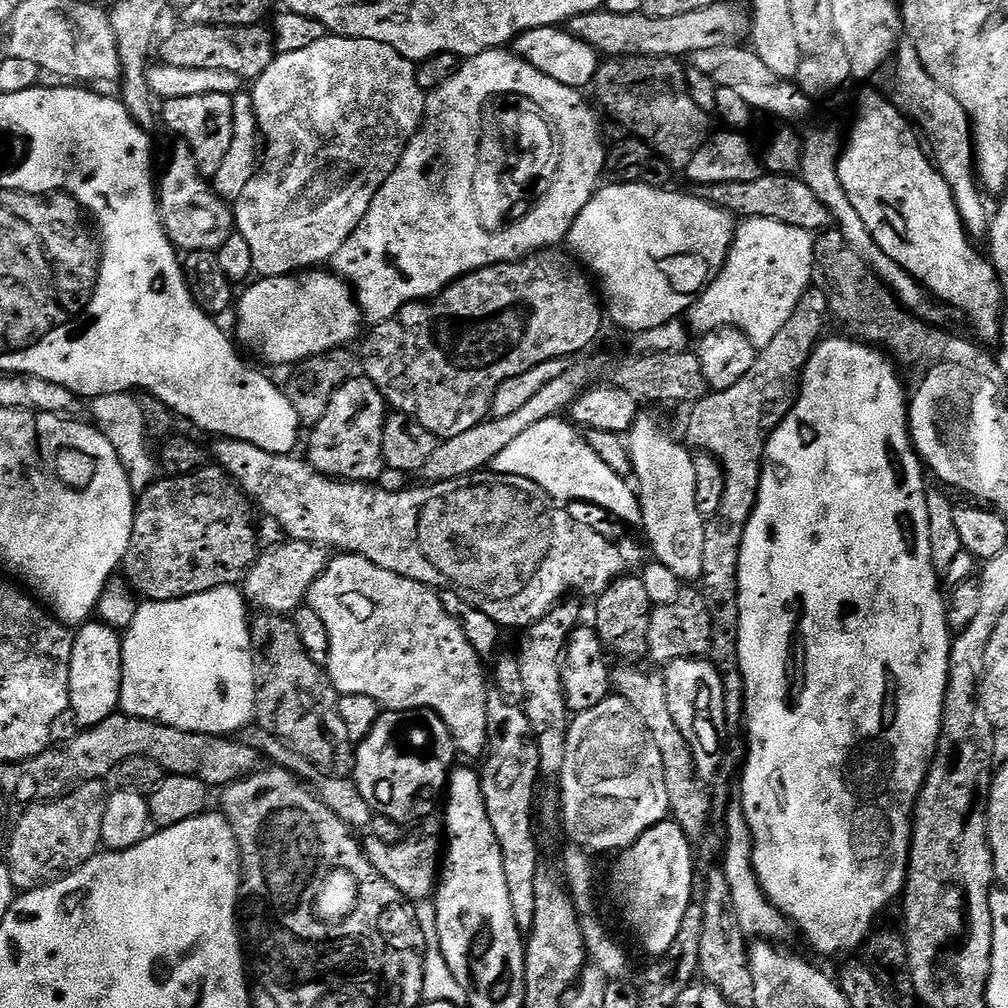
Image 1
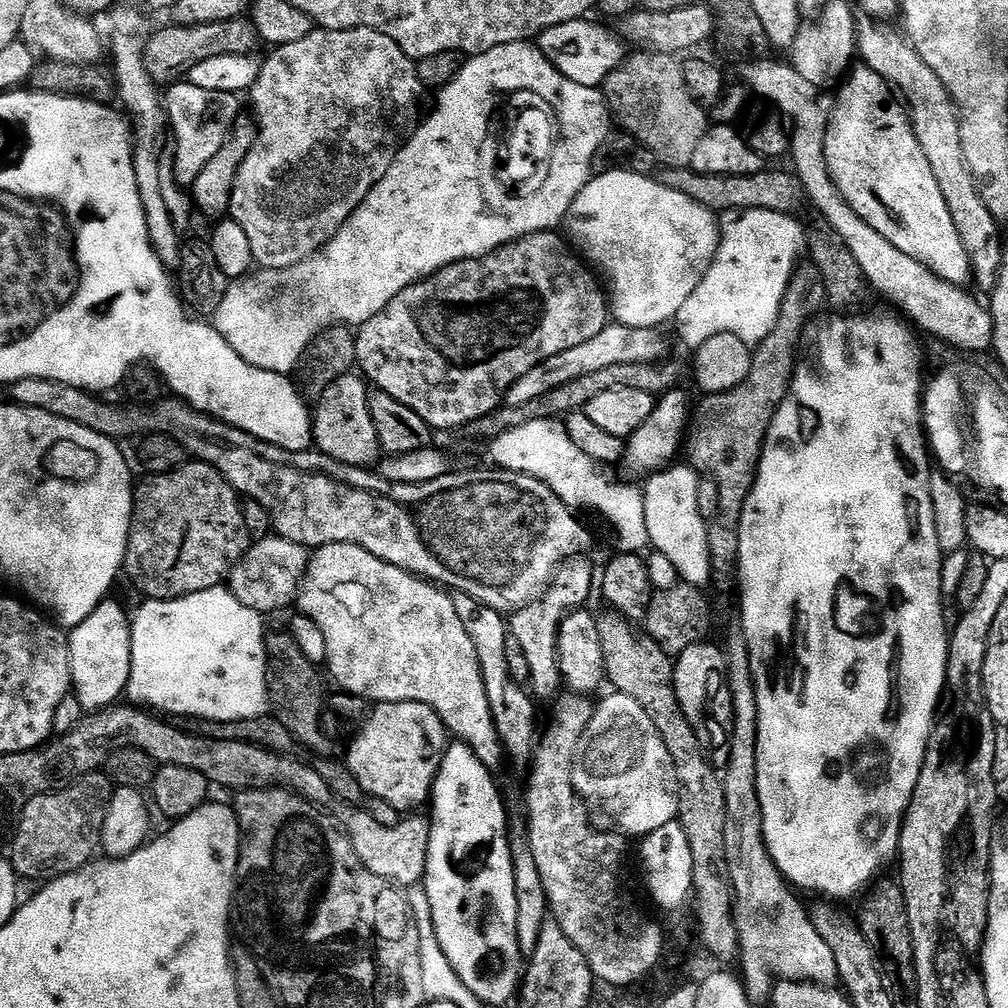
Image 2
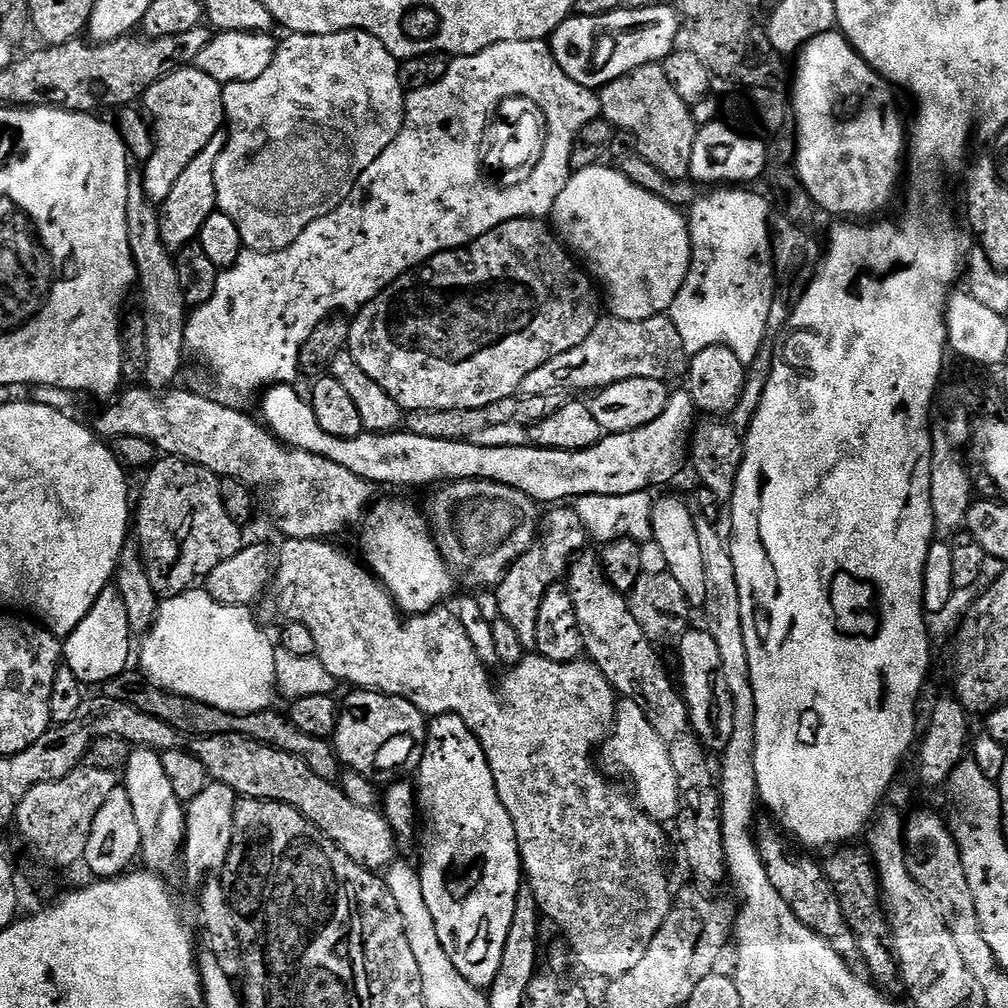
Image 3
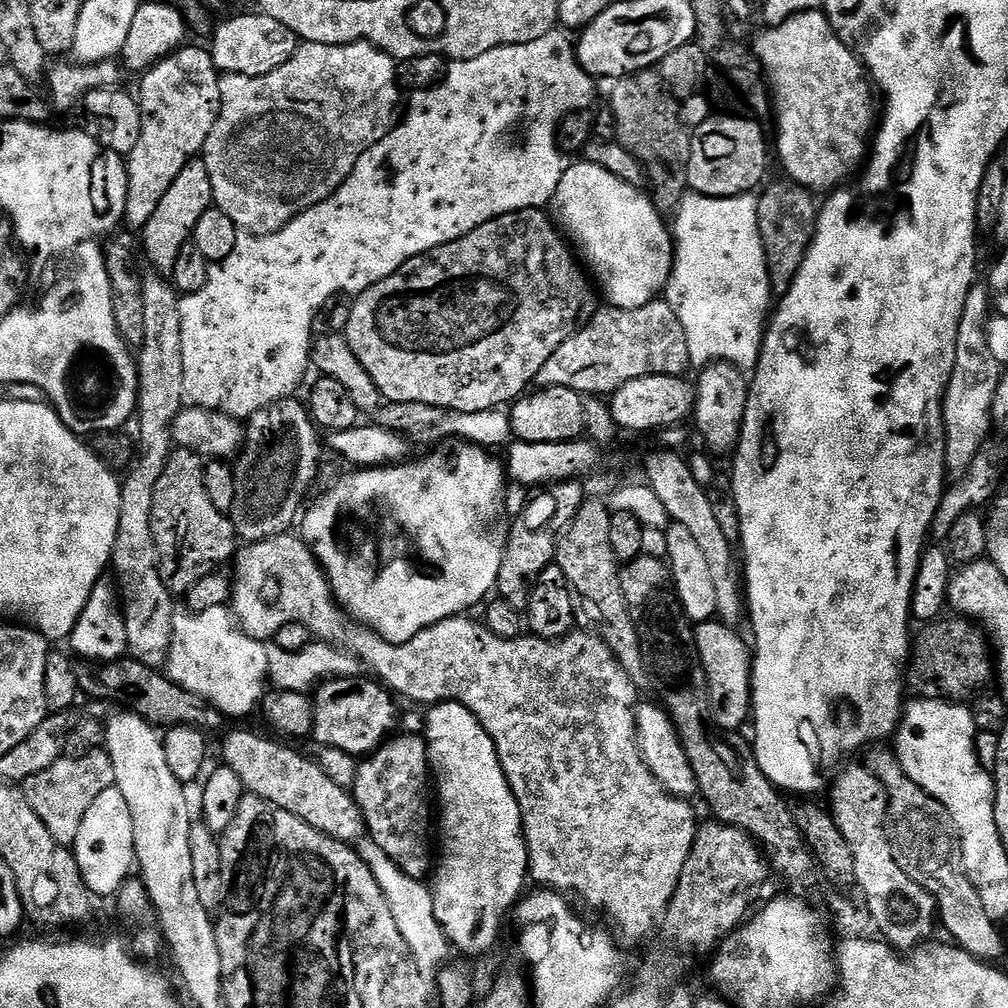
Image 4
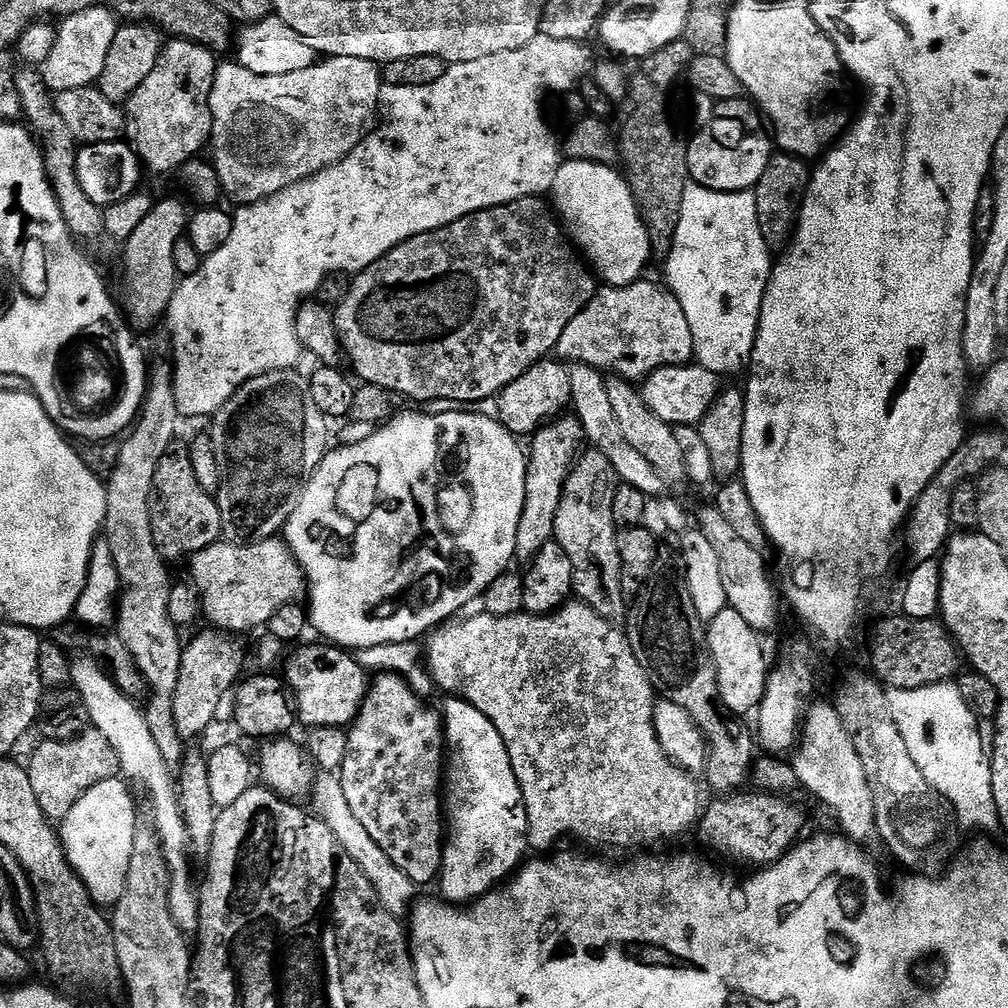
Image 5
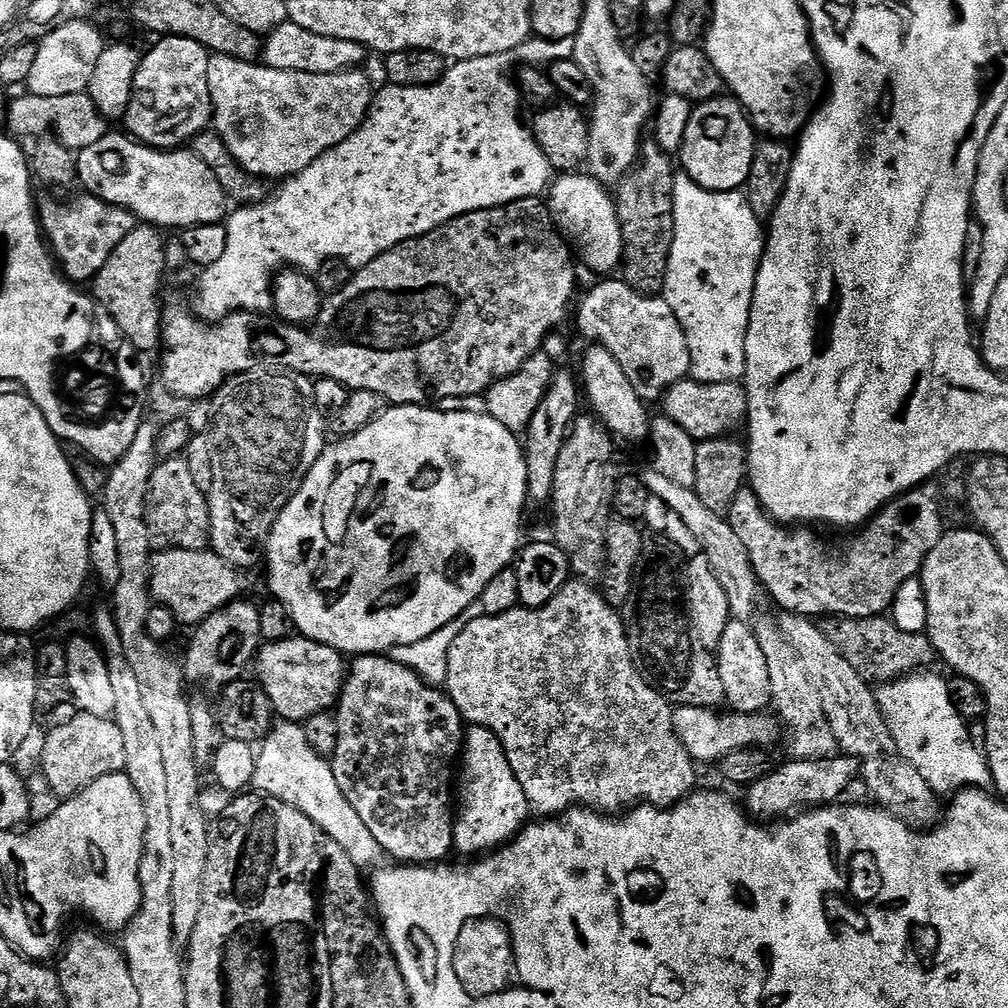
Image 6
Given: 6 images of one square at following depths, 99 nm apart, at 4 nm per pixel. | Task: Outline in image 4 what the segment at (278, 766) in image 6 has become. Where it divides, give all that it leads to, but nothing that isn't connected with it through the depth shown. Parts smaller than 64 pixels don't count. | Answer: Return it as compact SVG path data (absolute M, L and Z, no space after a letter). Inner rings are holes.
M364 842L359 845L358 851L370 874L374 874L374 882L382 886L386 902L390 902L390 914L394 914L394 923L402 933L402 938L406 938L406 946L410 946L410 954L418 962L418 970L422 970L429 982L435 981L438 973L445 967L444 959L450 953L450 945L434 914L431 887L425 881L410 878L402 870L398 870L398 866L388 857L386 850L382 850L382 846Z

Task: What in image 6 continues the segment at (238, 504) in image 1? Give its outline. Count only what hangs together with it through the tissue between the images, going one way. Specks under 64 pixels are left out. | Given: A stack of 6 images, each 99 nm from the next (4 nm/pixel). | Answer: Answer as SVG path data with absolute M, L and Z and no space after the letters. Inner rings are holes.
M164 458L152 472L146 494L148 529L161 545L186 550L204 550L210 541L210 510L207 495L194 483L190 466L184 458Z

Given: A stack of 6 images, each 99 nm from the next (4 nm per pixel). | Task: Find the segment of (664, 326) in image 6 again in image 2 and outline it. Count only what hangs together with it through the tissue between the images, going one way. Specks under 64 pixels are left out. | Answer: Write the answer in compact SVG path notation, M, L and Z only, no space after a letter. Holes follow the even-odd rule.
M610 322L590 342L582 342L582 346L574 346L571 350L562 350L562 354L554 354L554 358L546 358L530 374L522 374L514 386L510 386L506 397L507 406L522 406L526 402L534 402L534 398L542 398L542 394L550 394L550 390L558 390L558 386L566 386L566 382L574 382L574 378L582 378L585 374L595 374L598 370L606 370L606 366L626 366L627 364L658 364L669 359L668 340L660 328L646 326L626 326Z

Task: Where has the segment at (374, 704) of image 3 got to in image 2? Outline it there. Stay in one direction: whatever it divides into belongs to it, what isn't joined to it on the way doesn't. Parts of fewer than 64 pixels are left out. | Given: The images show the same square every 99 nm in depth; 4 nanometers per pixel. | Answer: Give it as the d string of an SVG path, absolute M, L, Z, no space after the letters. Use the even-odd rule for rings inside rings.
M422 702L377 703L373 708L376 709L363 717L364 725L357 730L346 755L346 763L354 778L358 778L361 793L395 807L425 801L450 740L443 722Z

